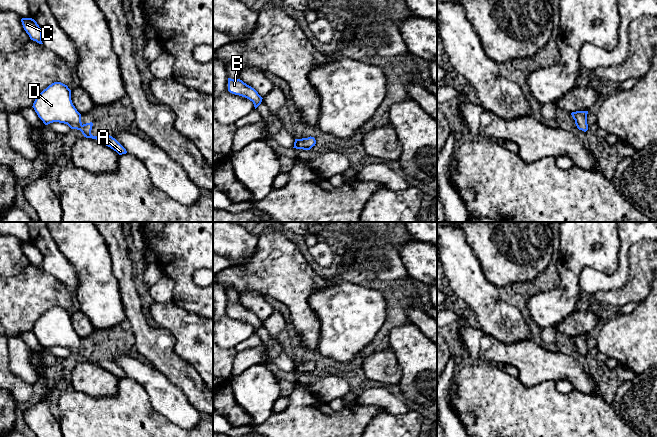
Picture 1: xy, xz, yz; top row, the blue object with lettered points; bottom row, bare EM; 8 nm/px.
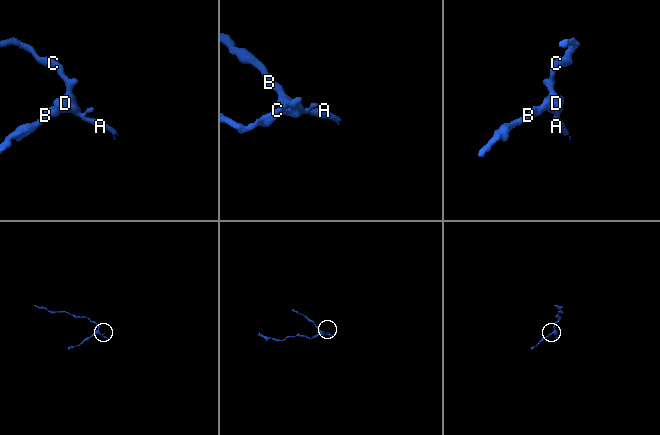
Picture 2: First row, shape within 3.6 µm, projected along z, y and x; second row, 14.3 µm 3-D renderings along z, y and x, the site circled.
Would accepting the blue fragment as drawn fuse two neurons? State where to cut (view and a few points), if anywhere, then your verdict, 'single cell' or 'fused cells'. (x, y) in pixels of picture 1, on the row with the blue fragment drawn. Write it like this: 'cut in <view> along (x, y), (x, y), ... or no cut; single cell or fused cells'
no cut; single cell

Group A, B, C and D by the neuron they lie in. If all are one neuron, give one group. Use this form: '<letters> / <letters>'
A B C D

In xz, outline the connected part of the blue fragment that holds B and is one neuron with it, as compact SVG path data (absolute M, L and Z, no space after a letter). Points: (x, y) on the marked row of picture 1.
M228 78L228 91L252 101L255 109L261 104L263 99L254 88L247 85L240 79L234 80Z

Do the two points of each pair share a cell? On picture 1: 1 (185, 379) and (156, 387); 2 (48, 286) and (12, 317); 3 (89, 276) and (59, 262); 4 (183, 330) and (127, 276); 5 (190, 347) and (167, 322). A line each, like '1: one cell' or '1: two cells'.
1: two cells
2: one cell
3: two cells
4: two cells
5: one cell

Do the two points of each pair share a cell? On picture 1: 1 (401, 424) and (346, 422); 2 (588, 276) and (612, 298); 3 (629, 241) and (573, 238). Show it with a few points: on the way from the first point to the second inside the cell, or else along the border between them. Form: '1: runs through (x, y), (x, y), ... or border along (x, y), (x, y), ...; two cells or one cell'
1: border along (382, 408), (366, 426); two cells
2: border along (626, 284), (622, 287), (597, 291), (589, 295); two cells
3: border along (617, 232), (619, 239), (618, 264); two cells

